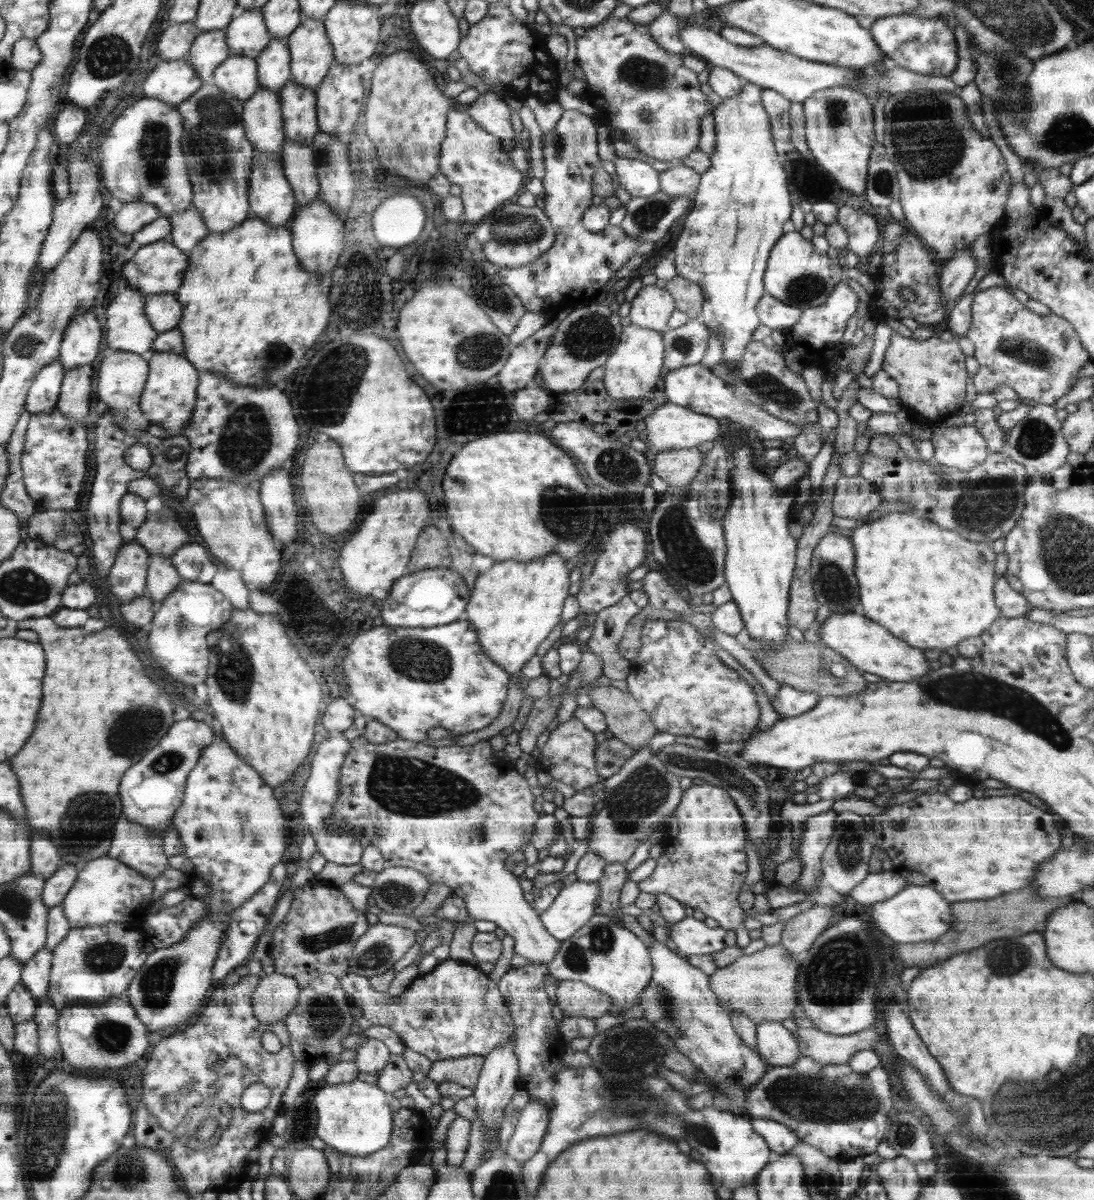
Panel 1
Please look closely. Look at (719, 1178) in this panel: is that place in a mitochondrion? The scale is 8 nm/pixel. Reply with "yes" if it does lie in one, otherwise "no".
no

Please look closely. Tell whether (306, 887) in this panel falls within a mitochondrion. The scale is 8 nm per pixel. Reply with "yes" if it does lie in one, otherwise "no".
no

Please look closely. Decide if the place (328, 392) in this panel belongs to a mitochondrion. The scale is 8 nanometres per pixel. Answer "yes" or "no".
yes

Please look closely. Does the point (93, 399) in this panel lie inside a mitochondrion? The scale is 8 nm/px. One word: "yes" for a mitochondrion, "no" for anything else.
no

